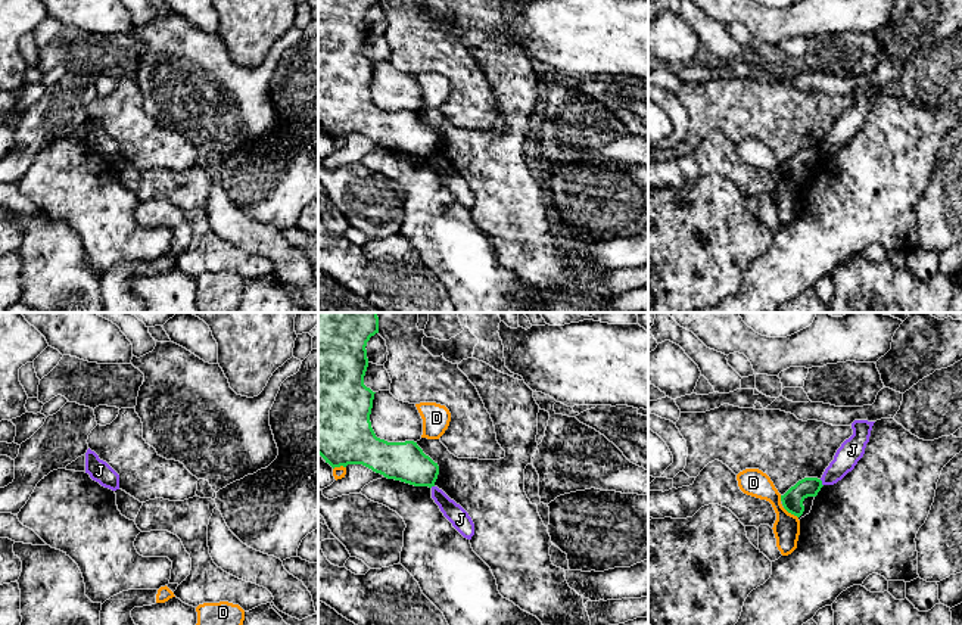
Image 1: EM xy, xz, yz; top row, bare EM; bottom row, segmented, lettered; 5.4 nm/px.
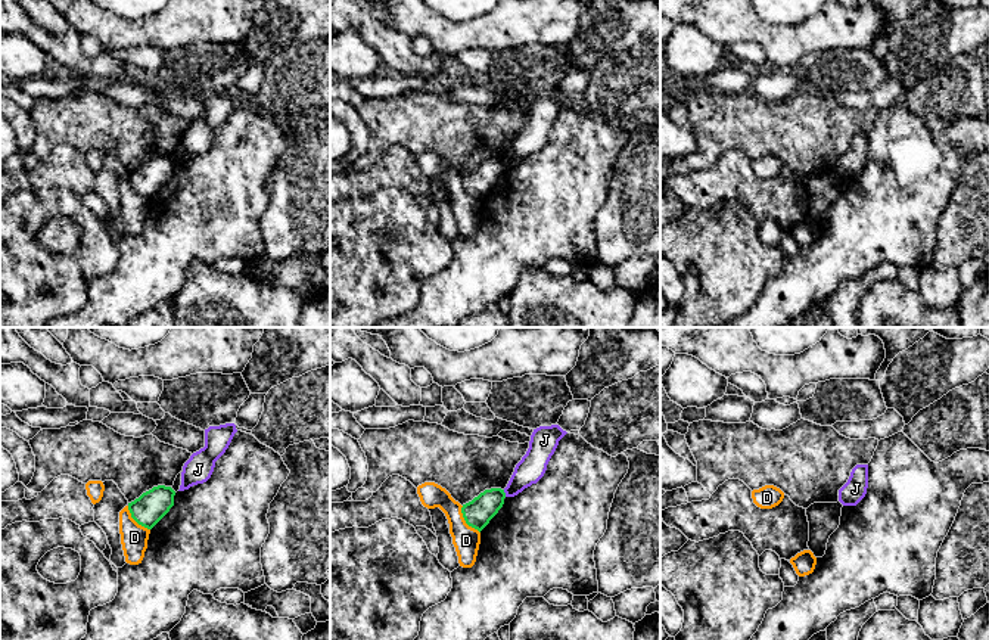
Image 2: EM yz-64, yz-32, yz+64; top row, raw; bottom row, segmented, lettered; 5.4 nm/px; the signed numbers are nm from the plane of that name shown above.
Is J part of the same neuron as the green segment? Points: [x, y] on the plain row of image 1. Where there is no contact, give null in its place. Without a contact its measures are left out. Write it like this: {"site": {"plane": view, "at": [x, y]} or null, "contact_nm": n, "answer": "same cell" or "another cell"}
{"site": {"plane": "yz", "at": [821, 152]}, "contact_nm": 40, "answer": "another cell"}

